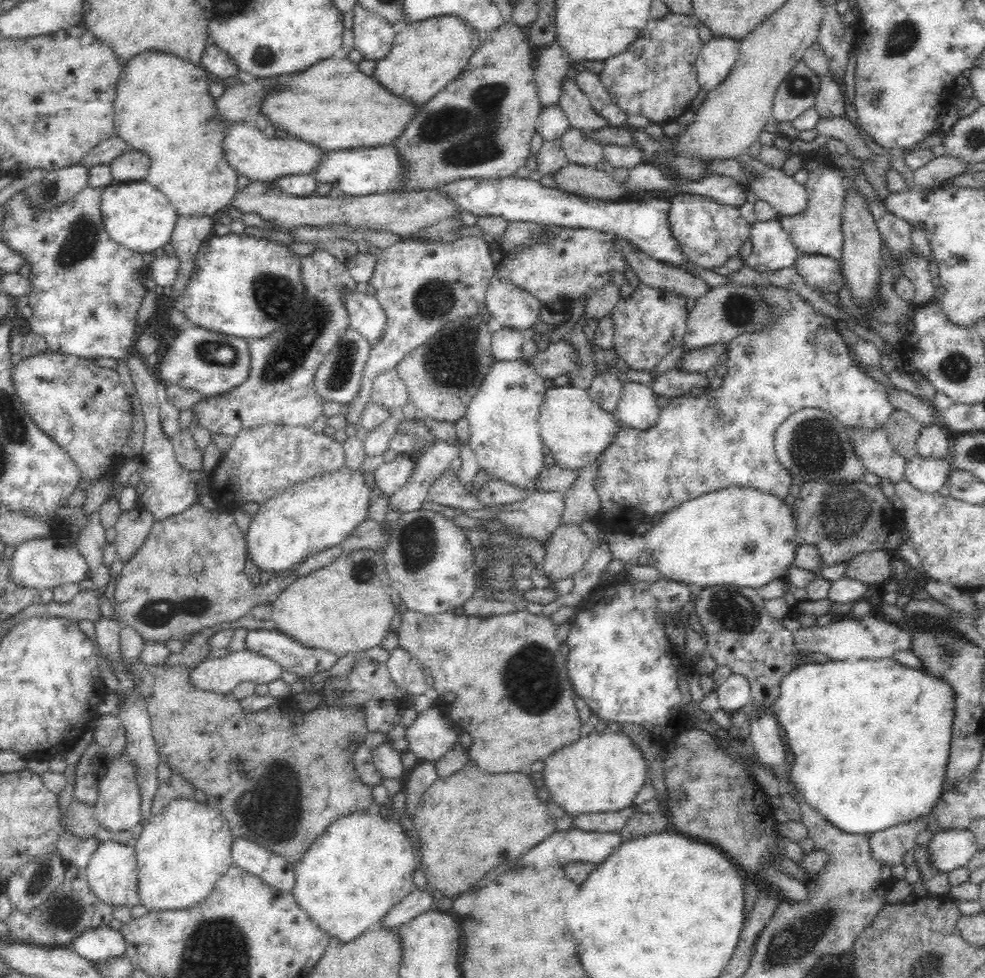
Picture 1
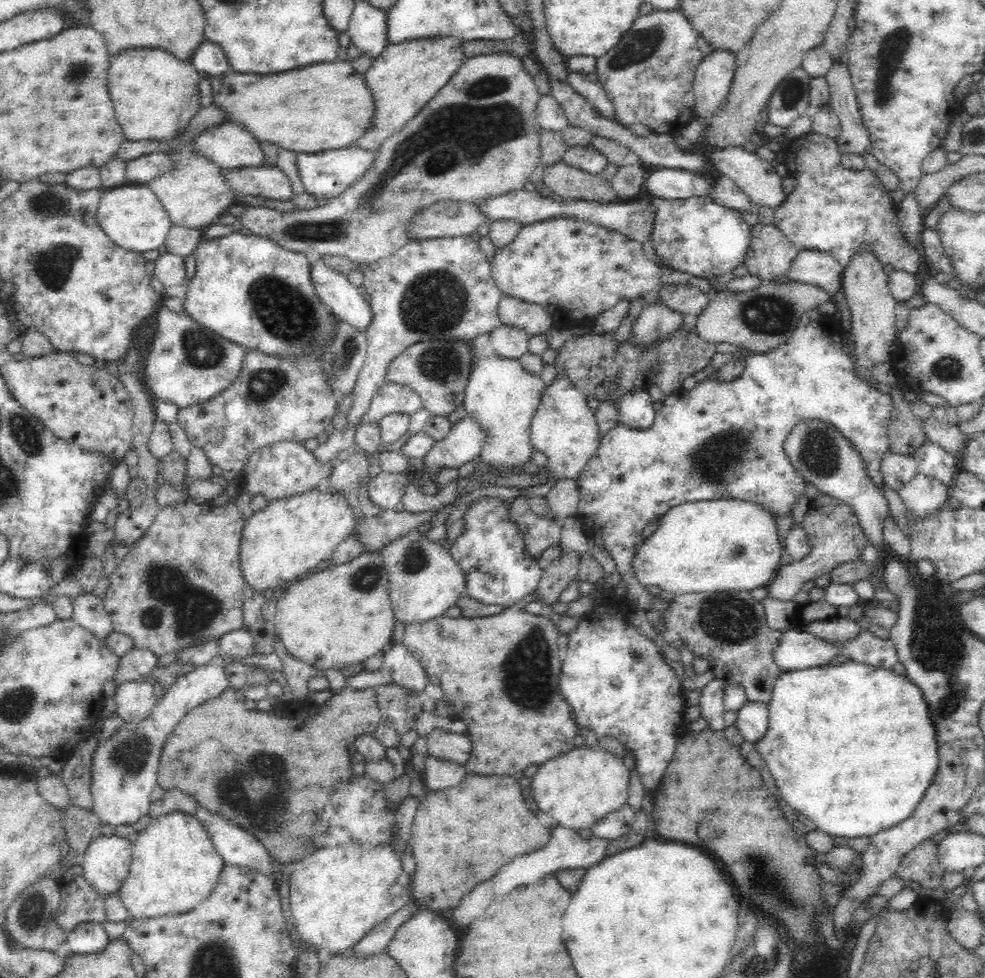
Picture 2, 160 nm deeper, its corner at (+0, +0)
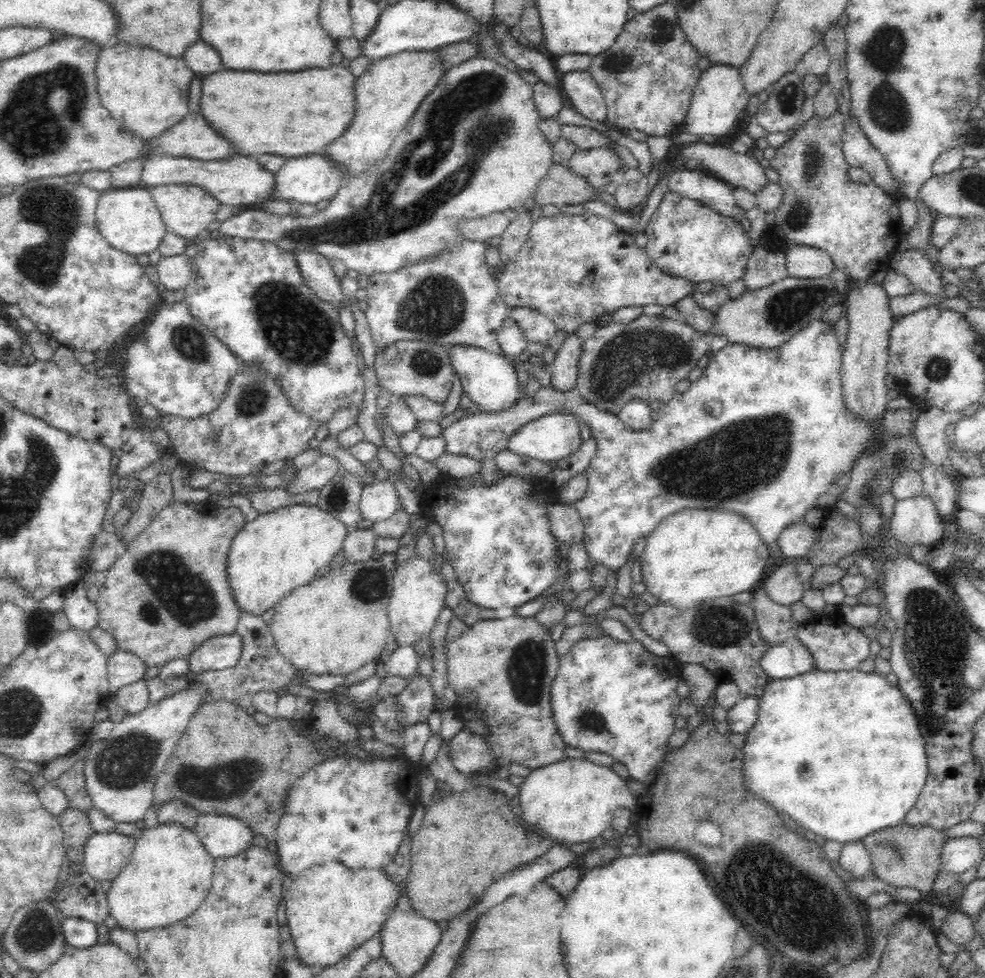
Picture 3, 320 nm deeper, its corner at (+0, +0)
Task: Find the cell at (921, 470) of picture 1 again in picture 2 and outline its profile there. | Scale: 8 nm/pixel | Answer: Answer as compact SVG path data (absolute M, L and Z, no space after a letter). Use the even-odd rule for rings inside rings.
M918 473L897 493L914 517L922 517L931 515L946 503L950 498L948 492L949 489L940 483L940 479Z

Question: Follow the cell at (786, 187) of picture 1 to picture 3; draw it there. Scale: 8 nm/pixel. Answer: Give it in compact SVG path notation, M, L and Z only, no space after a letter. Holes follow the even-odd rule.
M707 143L686 144L678 150L681 161L696 160L704 171L711 171L718 178L726 181L732 188L744 187L756 193L768 178L764 167L749 153L736 154L724 146L709 145Z

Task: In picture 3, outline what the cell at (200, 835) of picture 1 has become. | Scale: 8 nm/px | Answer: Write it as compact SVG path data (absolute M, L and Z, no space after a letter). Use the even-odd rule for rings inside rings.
M162 823L152 829L144 829L143 832L128 864L110 882L111 887L106 894L109 916L114 920L113 926L134 932L138 929L167 927L196 912L210 892L214 872L214 858L208 854L192 829L180 823Z

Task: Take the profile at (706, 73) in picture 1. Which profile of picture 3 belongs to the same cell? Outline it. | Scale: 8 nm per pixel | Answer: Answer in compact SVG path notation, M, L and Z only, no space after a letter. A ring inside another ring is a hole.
M722 63L710 65L701 72L700 80L694 88L691 106L683 124L682 132L696 136L720 138L729 134L740 118L740 113L748 106L748 93L742 82L740 69Z

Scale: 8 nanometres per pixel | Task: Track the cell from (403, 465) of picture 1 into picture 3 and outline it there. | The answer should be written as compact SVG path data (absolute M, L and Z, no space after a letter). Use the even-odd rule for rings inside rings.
M392 479L365 481L359 502L362 519L370 521L373 525L390 518L399 506L399 494Z

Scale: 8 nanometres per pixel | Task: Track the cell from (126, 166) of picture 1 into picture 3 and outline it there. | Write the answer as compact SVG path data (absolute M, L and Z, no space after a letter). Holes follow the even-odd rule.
M238 154L218 161L202 161L178 156L151 156L144 158L140 182L146 188L154 185L198 184L198 187L210 192L218 204L240 208L247 204L262 202L266 195L275 192L274 173L262 168L256 157Z

